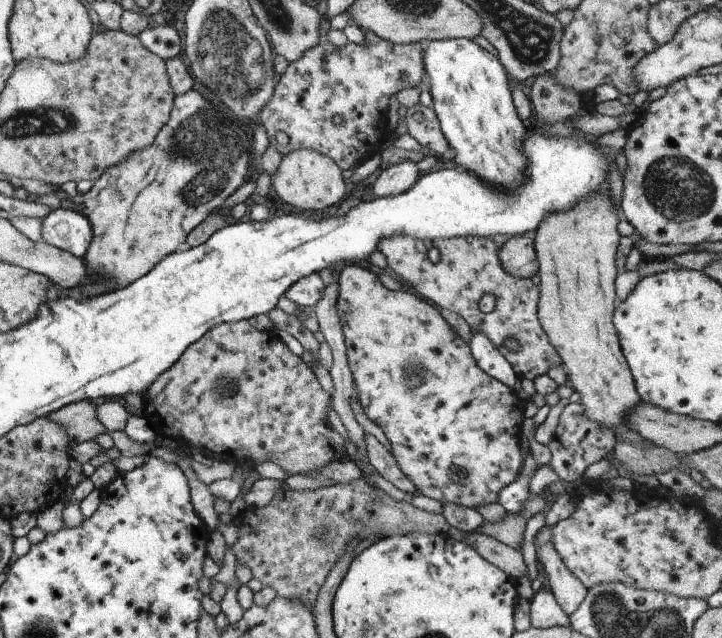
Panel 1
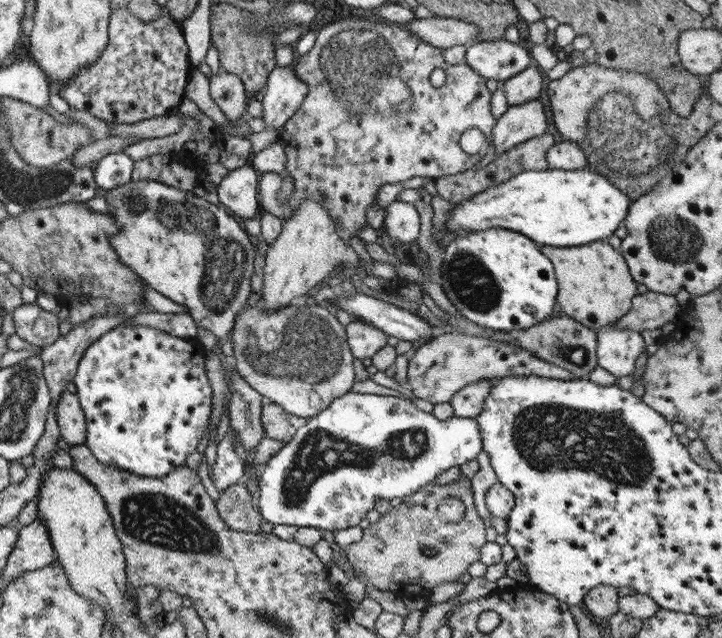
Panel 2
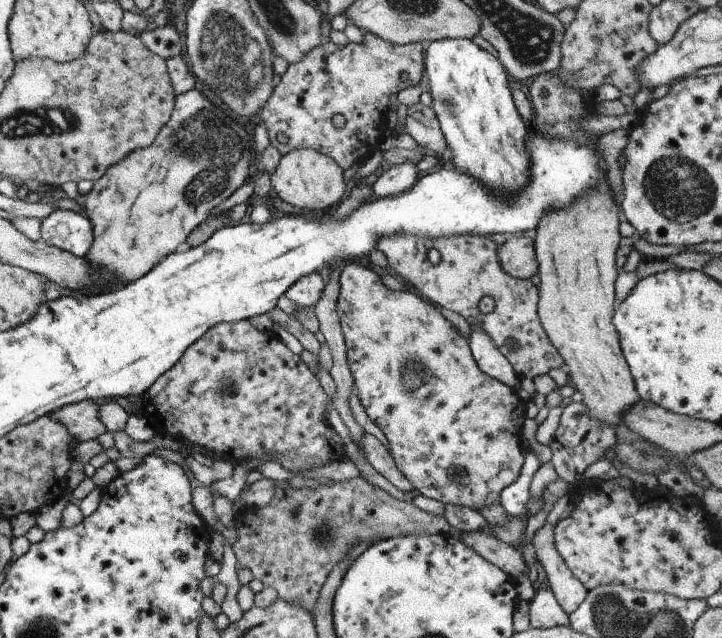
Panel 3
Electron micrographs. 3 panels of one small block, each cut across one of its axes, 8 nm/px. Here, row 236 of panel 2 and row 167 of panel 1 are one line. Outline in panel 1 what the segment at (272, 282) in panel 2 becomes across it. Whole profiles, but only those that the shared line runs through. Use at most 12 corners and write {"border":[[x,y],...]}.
{"border":[[313,149],[284,154],[270,176],[294,210],[345,194],[341,169]]}

